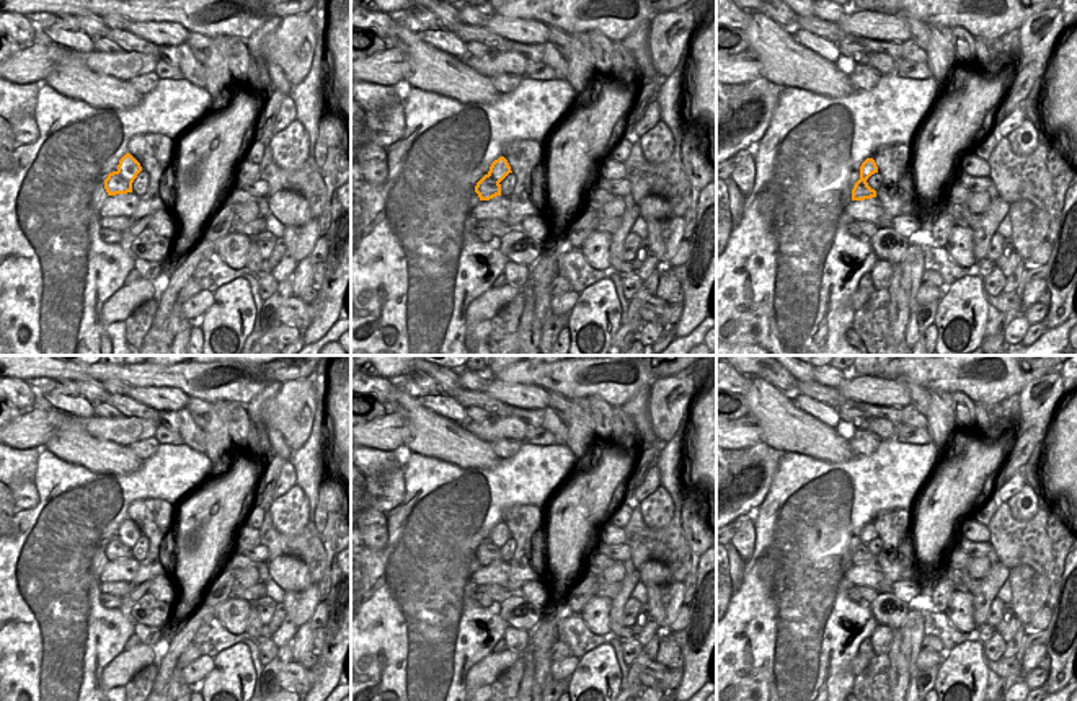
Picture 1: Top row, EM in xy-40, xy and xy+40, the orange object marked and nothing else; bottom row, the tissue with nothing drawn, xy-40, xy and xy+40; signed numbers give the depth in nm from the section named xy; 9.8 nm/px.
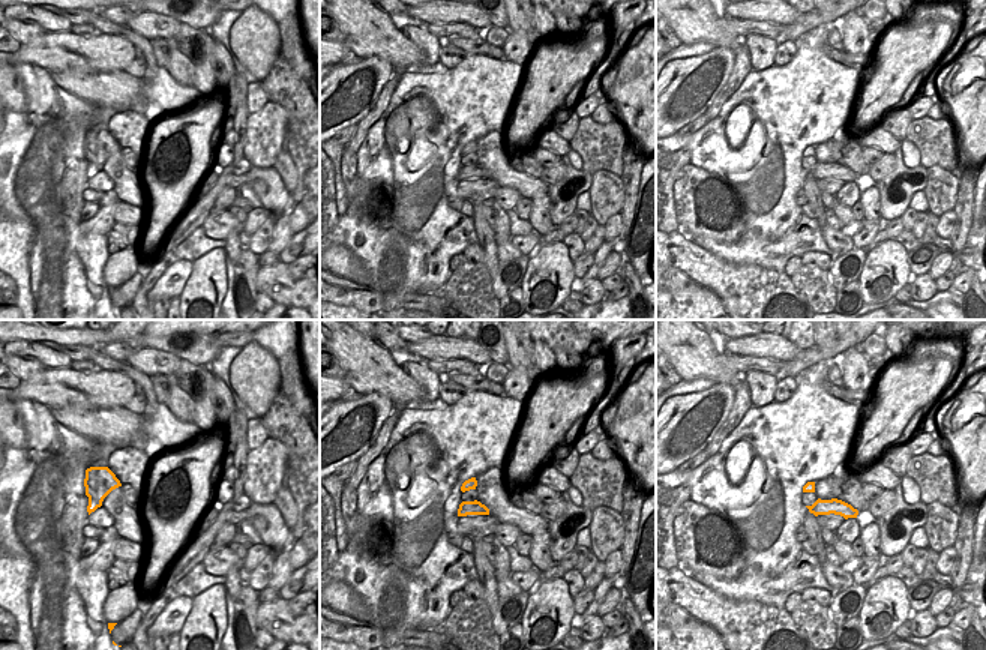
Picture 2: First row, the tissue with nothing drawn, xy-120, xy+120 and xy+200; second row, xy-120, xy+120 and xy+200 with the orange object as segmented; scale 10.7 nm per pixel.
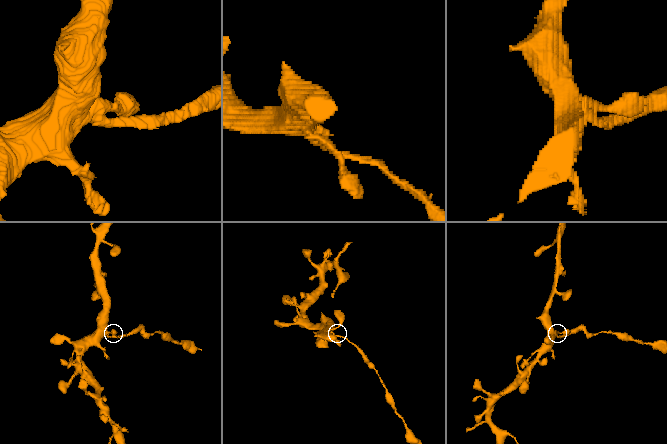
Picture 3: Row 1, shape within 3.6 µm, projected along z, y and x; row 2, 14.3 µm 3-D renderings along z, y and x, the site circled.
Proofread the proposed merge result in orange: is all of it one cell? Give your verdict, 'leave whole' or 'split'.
split

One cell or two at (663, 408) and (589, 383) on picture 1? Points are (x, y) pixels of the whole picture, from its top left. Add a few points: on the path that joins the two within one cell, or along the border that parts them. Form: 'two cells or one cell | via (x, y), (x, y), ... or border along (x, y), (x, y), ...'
two cells | border along (684, 372), (660, 377), (648, 387)

